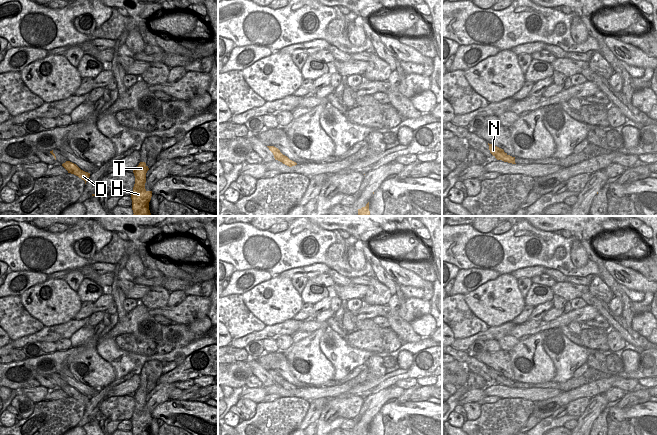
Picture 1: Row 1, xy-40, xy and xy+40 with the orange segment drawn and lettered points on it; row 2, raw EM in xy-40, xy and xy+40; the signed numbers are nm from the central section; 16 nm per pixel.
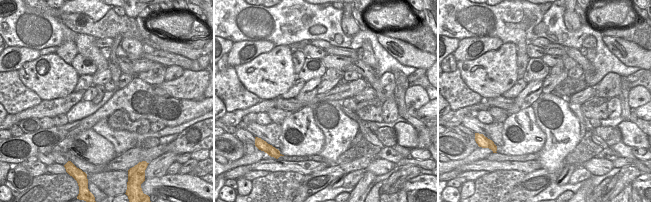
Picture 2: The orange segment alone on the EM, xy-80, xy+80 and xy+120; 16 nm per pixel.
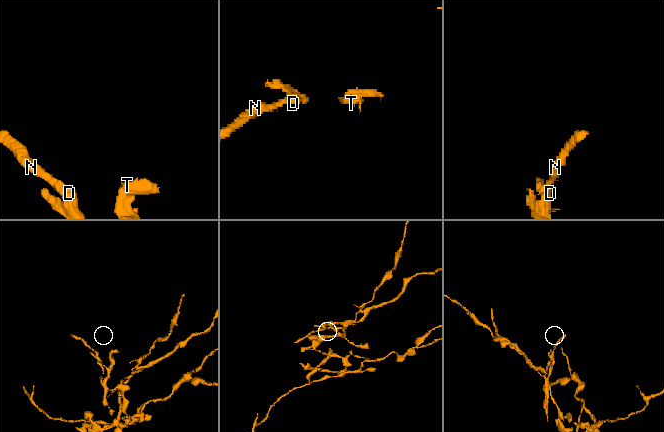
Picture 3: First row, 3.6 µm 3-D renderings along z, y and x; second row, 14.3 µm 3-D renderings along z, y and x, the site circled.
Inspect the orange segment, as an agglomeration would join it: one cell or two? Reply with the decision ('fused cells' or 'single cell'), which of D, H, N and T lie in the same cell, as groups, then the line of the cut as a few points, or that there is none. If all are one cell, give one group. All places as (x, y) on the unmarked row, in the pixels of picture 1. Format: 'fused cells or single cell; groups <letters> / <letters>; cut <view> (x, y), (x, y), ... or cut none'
fused cells; groups D H T / N; cut xy (283, 379), (281, 385)

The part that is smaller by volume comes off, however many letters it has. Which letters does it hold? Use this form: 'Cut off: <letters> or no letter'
Cut off: N

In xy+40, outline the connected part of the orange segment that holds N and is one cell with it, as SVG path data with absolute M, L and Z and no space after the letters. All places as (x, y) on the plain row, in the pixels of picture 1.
M489 368L489 374L490 377L497 383L497 384L502 384L504 386L506 386L506 382L507 382L507 377L504 376L503 373L493 369L493 368Z

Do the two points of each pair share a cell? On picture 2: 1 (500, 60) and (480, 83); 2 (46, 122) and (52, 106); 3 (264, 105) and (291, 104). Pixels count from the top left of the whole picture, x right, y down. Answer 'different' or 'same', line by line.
1: same
2: different
3: different

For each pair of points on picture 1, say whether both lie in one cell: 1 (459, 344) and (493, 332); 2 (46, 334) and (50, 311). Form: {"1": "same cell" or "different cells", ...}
{"1": "same cell", "2": "different cells"}

